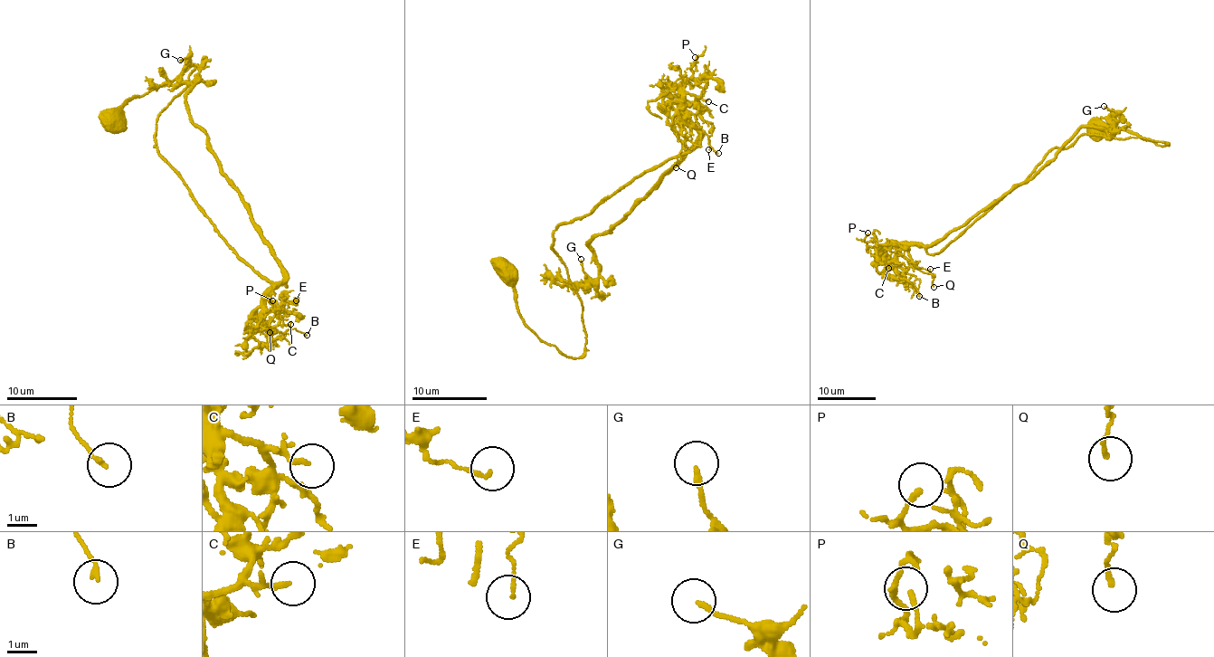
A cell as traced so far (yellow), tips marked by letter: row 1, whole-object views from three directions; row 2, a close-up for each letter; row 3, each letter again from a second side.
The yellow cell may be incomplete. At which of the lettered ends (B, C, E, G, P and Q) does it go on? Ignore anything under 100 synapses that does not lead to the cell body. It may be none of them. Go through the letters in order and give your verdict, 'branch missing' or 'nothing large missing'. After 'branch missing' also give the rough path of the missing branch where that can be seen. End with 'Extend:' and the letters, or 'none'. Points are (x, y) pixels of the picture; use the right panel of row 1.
B: nothing large missing
C: nothing large missing
E: nothing large missing
G: nothing large missing
P: nothing large missing
Q: nothing large missing
Extend: none

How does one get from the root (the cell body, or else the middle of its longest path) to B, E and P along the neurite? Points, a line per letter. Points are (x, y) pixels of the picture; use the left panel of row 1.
B: (111, 119), (194, 64), (155, 147), (241, 260), (286, 285), (263, 326), (307, 335)
E: (111, 119), (126, 99), (194, 64), (160, 114), (155, 147), (241, 260), (286, 285), (263, 307), (296, 300)
P: (111, 119), (126, 99), (194, 64), (160, 114), (155, 147), (241, 260), (286, 285), (263, 309), (272, 300)

